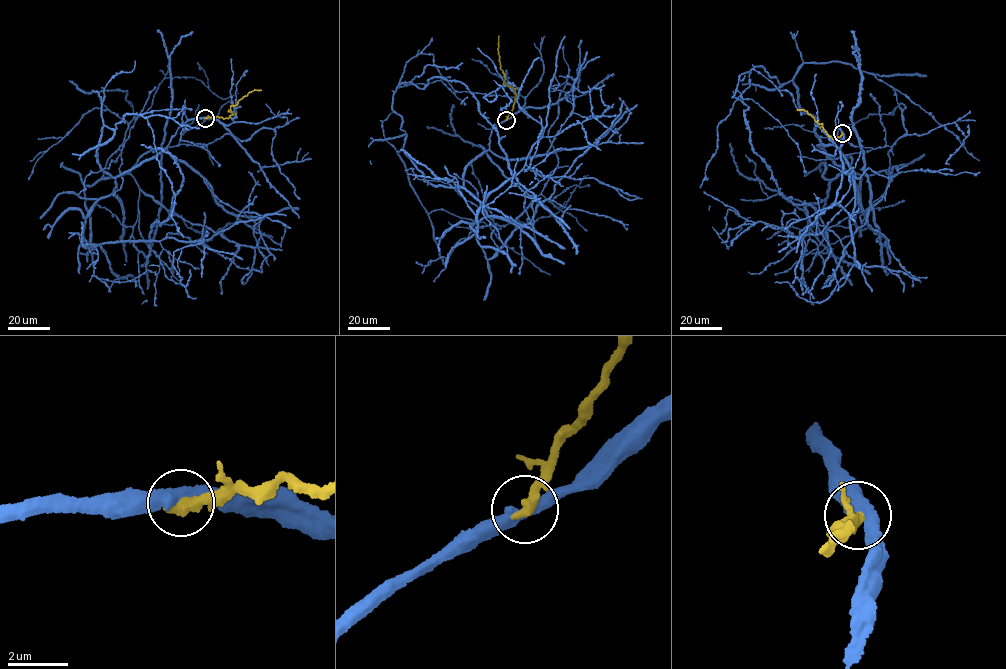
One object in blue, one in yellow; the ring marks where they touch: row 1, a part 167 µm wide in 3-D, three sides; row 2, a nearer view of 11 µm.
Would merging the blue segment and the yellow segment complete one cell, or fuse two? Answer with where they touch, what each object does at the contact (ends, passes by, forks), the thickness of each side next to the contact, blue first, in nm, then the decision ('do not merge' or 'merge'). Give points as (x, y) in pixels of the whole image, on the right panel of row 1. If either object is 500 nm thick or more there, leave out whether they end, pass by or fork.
place (842, 133); blue passes by; yellow ends; calibres 400 and 420 nm; do not merge

